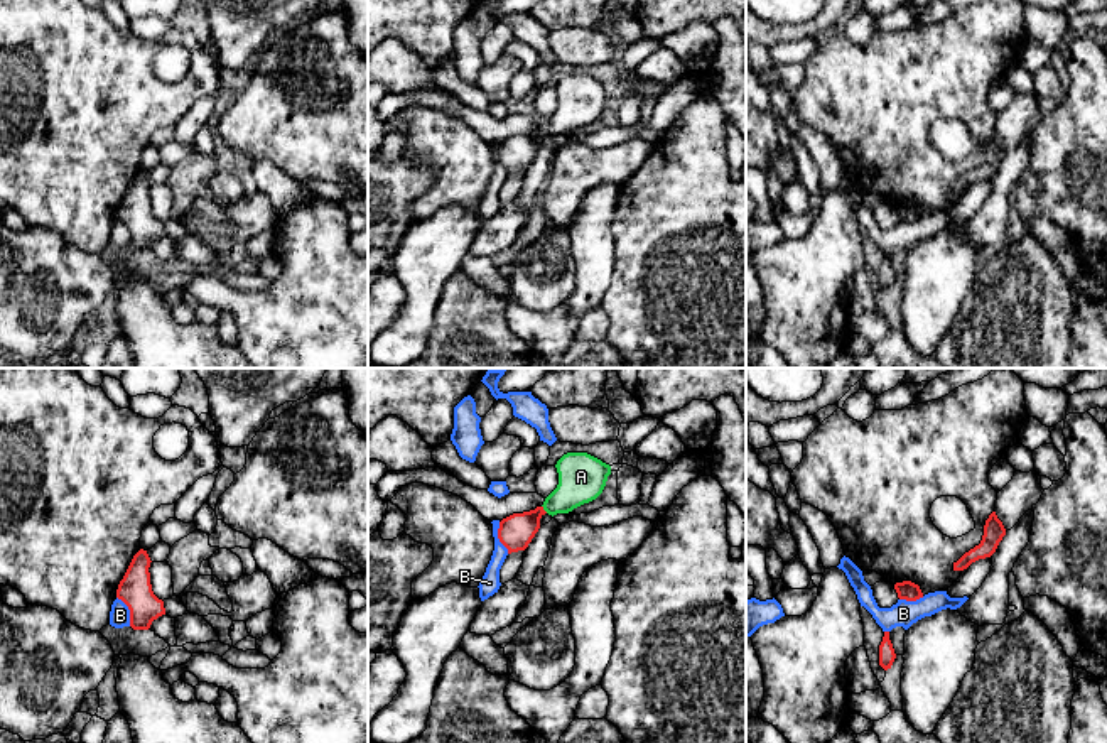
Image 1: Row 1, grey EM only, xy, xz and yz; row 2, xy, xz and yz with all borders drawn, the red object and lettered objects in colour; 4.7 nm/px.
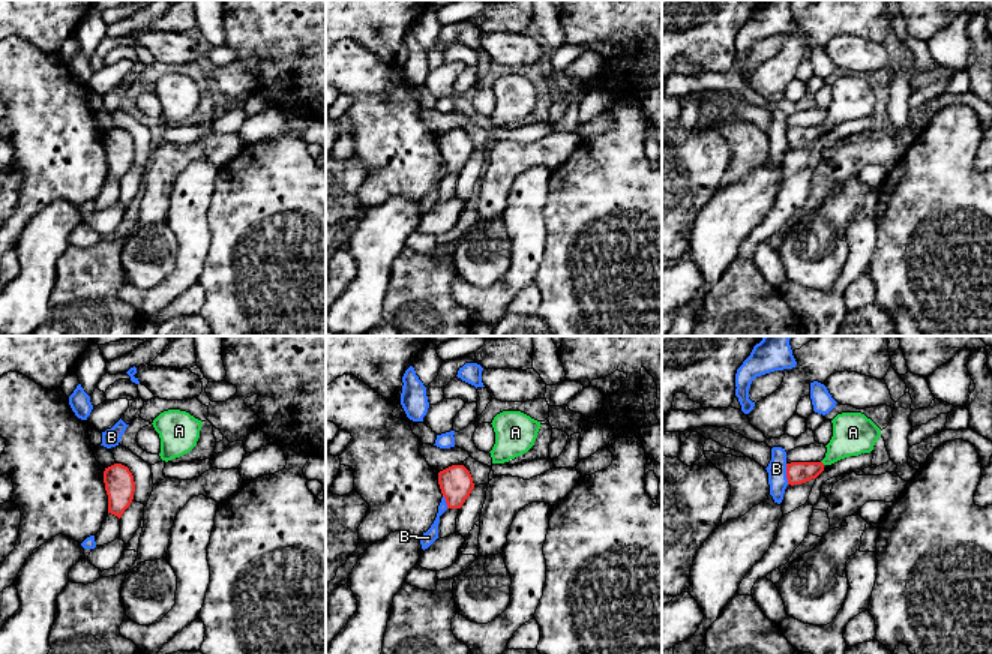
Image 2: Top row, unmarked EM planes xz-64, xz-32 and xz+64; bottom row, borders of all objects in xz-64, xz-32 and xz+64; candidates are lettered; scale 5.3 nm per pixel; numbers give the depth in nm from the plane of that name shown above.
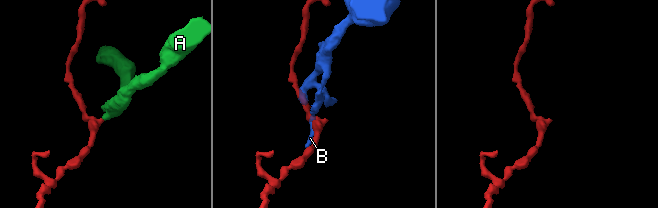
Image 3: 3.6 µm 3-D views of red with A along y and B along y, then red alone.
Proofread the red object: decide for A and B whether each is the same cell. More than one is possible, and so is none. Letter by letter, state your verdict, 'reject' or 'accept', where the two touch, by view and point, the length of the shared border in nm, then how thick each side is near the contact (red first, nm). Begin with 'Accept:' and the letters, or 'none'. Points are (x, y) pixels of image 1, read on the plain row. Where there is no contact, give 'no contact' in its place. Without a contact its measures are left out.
Accept: A
A: accept | xz (542, 130) | 50 nm | 170/220 nm
B: reject | xz (498, 159) | 160 nm | 170/90 nm

